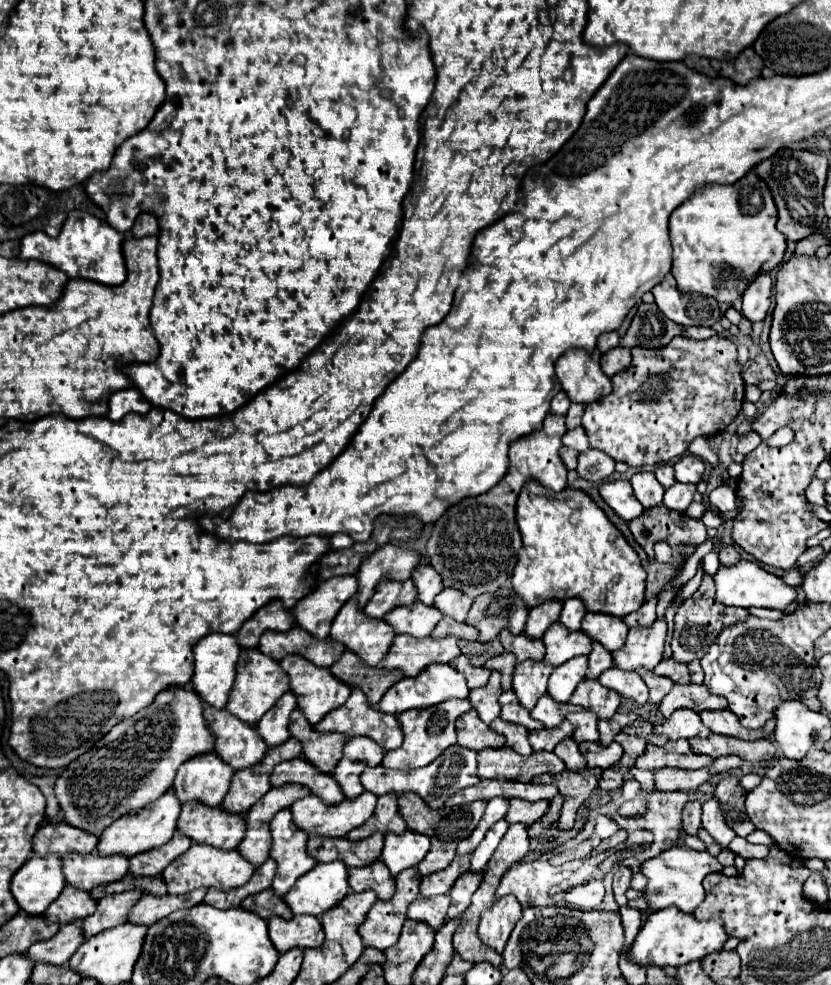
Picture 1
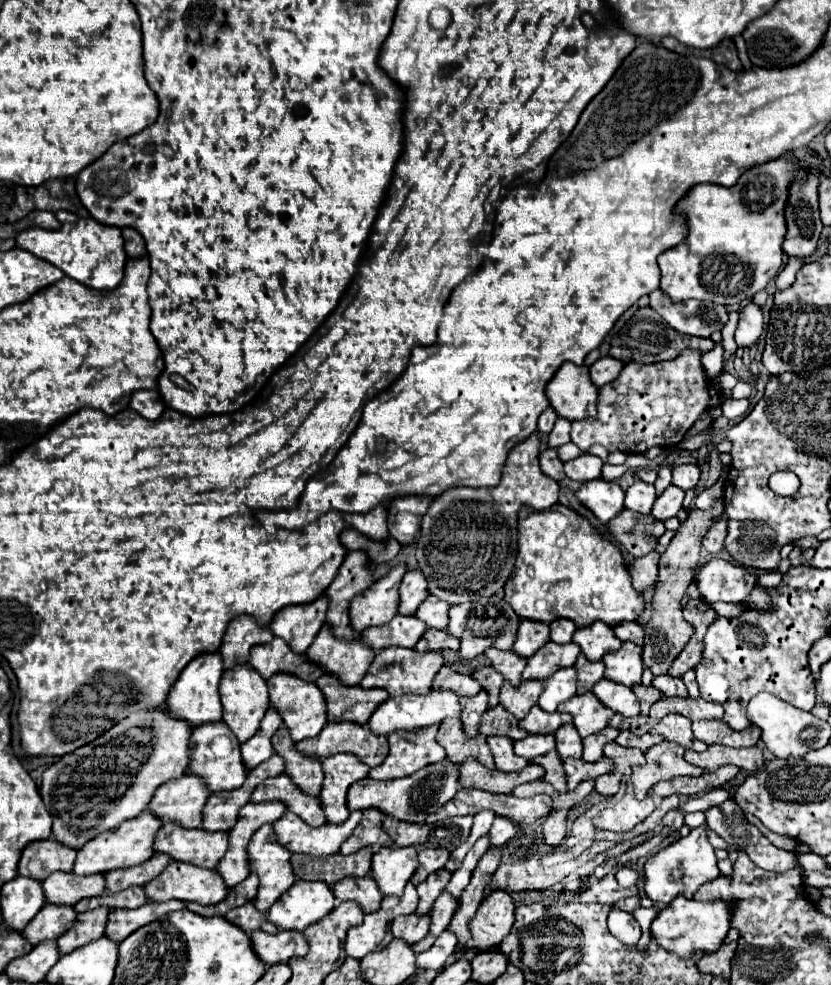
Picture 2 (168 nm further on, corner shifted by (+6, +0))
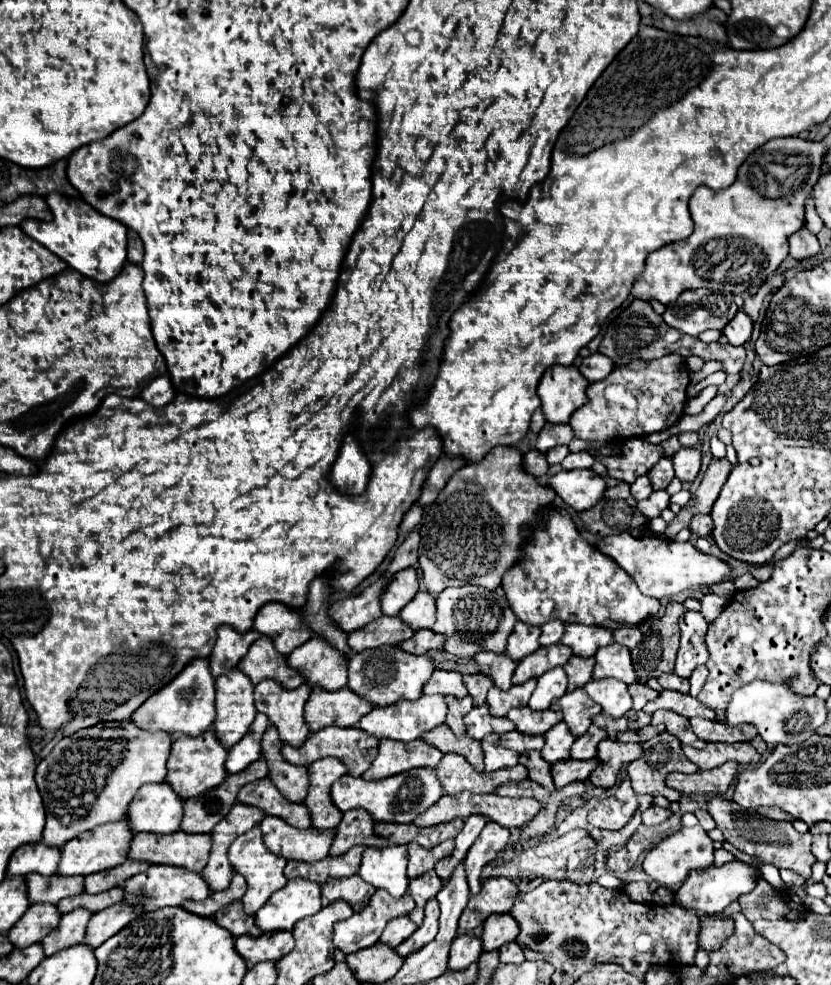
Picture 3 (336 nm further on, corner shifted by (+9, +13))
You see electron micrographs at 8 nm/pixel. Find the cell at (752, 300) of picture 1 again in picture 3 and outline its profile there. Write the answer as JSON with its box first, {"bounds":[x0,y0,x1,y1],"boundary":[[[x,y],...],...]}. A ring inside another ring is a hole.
{"bounds":[723,311,753,345],"boundary":[[[739,311],[735,315],[735,319],[723,329],[723,335],[729,339],[731,345],[743,345],[745,341],[749,341],[753,331],[753,321],[745,311]]]}

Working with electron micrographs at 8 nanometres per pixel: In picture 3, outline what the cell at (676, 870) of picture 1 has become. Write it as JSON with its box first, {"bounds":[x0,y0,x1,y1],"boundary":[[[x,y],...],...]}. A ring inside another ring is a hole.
{"bounds":[643,825,713,891],"boundary":[[[695,825],[679,829],[677,833],[665,837],[657,847],[653,847],[643,859],[643,873],[649,877],[649,881],[655,881],[675,891],[675,887],[679,887],[679,883],[683,883],[683,879],[687,877],[687,871],[703,871],[711,865],[713,865],[713,841],[699,825]]]}

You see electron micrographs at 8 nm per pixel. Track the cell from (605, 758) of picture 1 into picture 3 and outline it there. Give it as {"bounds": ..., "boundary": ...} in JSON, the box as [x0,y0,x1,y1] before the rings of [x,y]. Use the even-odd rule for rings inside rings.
{"bounds":[551,757,599,789],"boundary":[[[593,757],[589,761],[577,761],[577,759],[561,759],[553,765],[551,773],[553,773],[553,781],[555,787],[561,789],[565,785],[569,785],[571,781],[579,779],[585,781],[589,777],[589,773],[599,765],[599,761]]]}

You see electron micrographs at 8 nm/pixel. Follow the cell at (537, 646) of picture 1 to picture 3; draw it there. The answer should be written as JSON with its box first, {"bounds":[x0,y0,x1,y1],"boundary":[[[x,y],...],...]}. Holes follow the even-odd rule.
{"bounds":[473,651,515,691],"boundary":[[[479,651],[475,657],[473,657],[481,671],[485,675],[491,675],[493,677],[493,683],[497,687],[501,687],[503,691],[507,691],[513,683],[511,683],[511,677],[513,677],[513,671],[515,671],[515,661],[505,655],[505,653],[493,653],[493,651]]]}

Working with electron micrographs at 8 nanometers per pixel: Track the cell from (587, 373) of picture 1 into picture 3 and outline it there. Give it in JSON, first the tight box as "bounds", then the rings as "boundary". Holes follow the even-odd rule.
{"bounds":[537,365,589,423],"boundary":[[[575,365],[549,367],[537,387],[545,419],[549,423],[567,423],[571,413],[589,401],[587,387],[589,381]]]}

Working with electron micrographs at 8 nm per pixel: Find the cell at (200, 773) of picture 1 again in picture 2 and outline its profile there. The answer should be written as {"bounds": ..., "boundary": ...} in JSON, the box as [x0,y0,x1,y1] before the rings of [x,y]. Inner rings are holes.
{"bounds":[148,774,210,828],"boundary":[[[184,774],[180,780],[162,784],[150,804],[148,812],[158,816],[164,824],[178,822],[182,828],[198,828],[202,824],[202,808],[210,792],[202,778]]]}

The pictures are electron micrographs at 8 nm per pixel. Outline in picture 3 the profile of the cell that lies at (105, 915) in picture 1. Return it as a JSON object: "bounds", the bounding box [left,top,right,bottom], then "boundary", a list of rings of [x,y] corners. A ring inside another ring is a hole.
{"bounds":[41,907,91,955],"boundary":[[[79,907],[71,913],[65,913],[57,925],[55,931],[51,931],[41,943],[45,949],[45,955],[53,955],[55,951],[61,951],[63,947],[71,947],[75,943],[81,943],[85,939],[87,923],[91,919],[91,911],[85,907]]]}

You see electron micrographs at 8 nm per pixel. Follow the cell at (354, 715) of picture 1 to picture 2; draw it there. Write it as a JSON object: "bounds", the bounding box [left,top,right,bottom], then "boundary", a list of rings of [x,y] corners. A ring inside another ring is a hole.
{"bounds":[296,722,388,768],"boundary":[[[338,722],[326,724],[314,740],[302,740],[296,744],[296,750],[310,758],[328,758],[340,752],[350,752],[358,756],[366,766],[374,768],[384,762],[388,756],[388,740],[384,736],[376,736],[368,730],[368,726]]]}

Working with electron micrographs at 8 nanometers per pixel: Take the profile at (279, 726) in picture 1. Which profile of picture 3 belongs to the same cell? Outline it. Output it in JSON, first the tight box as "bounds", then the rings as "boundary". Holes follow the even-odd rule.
{"bounds":[227,713,269,773],"boundary":[[[257,713],[247,735],[229,749],[229,759],[227,759],[227,771],[229,773],[239,773],[249,763],[253,763],[255,759],[261,757],[261,737],[263,737],[267,725],[269,725],[267,715]]]}

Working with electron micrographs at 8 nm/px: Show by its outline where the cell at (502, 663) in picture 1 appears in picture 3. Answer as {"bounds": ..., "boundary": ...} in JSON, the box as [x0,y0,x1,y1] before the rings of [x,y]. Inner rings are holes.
{"bounds":[463,673,493,707],"boundary":[[[475,673],[475,675],[463,675],[463,681],[469,689],[469,695],[473,695],[473,699],[475,699],[475,707],[483,705],[487,699],[487,691],[493,685],[493,679],[489,675]]]}

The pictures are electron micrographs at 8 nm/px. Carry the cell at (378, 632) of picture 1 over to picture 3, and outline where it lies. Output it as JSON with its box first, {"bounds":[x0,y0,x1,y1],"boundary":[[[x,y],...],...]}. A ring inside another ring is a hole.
{"bounds":[287,635,349,691],"boundary":[[[315,635],[307,643],[299,645],[287,657],[287,663],[297,671],[305,671],[303,675],[307,675],[307,683],[311,687],[321,685],[327,691],[347,687],[349,657],[327,643],[323,635]]]}

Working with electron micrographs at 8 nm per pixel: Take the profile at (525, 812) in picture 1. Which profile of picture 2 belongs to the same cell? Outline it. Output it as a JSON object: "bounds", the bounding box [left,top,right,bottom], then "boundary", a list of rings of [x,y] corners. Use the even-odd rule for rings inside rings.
{"bounds":[490,818,518,848],"boundary":[[[494,818],[494,824],[490,828],[490,848],[500,848],[504,846],[510,838],[518,834],[518,826],[506,818]]]}

